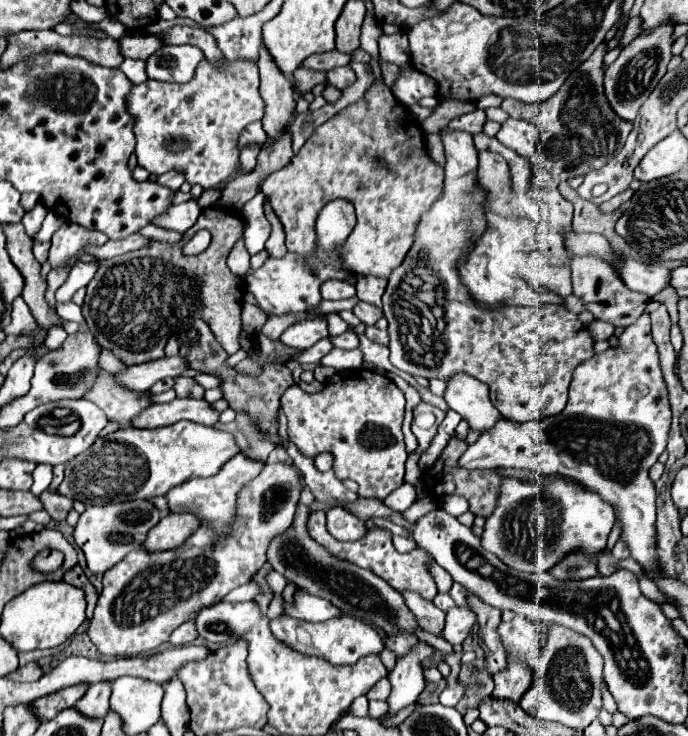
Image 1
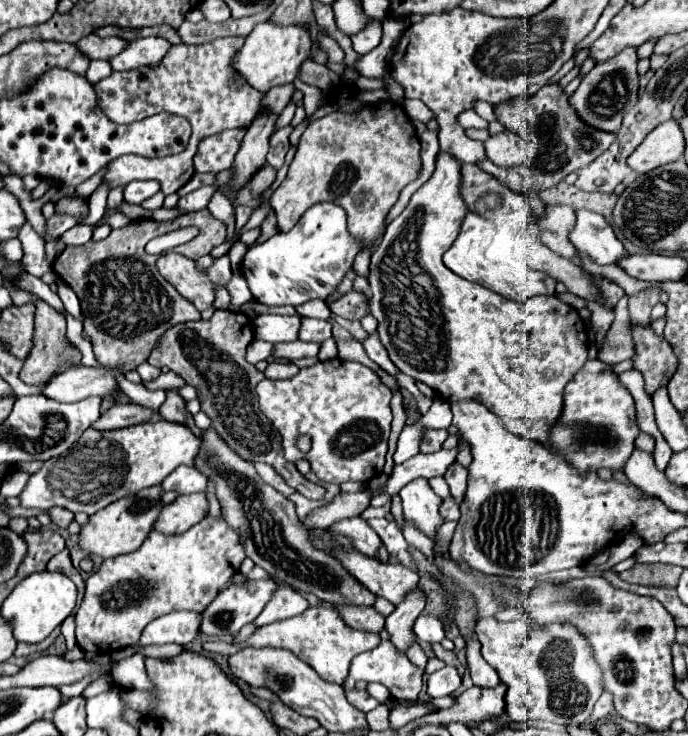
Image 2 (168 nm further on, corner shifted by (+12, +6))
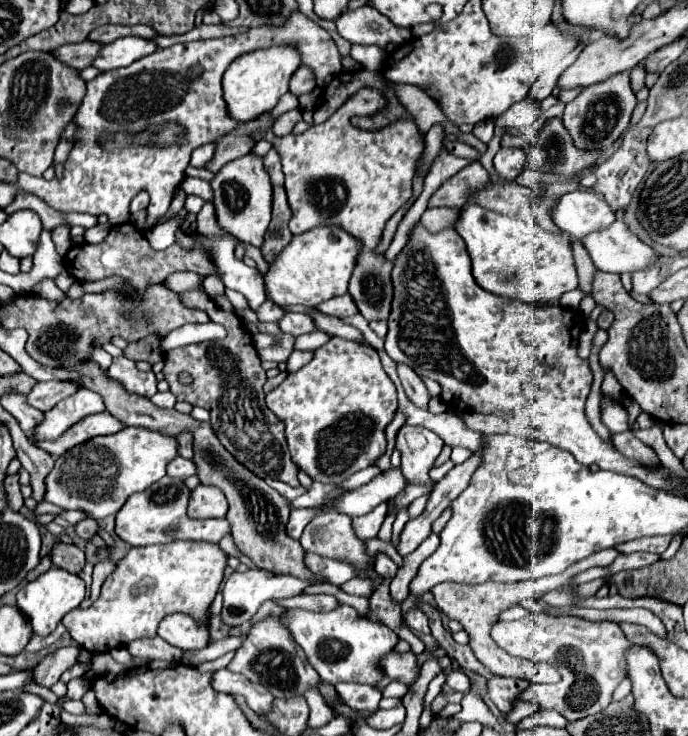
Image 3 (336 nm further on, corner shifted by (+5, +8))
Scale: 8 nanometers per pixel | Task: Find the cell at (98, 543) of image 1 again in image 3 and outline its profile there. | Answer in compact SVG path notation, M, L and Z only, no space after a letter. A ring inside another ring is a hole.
M163 476L151 488L133 494L123 508L117 512L115 534L131 546L151 546L165 544L173 540L207 540L219 542L225 534L229 534L229 522L225 518L219 520L191 520L187 518L187 500L189 490L183 486L183 480Z

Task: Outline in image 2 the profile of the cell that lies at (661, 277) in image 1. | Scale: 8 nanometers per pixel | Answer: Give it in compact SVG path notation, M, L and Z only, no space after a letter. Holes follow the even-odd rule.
M576 210L576 222L568 234L568 240L576 250L588 254L596 264L602 266L616 264L628 256L606 218L592 210Z

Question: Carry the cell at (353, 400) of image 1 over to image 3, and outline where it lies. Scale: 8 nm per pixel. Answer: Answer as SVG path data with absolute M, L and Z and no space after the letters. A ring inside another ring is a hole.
M331 338L325 346L315 350L315 358L297 372L291 372L265 400L271 412L285 422L285 436L293 462L323 484L341 484L351 474L373 466L379 456L385 454L385 428L399 408L395 384L385 374L377 352L367 344L355 344L343 338Z

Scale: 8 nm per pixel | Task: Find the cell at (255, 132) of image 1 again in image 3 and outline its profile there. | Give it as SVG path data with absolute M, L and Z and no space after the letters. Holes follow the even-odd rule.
M215 142L197 148L195 154L191 154L191 166L195 166L195 168L207 168L207 164L209 164L209 162L213 160L213 156L215 156L215 148L217 148Z

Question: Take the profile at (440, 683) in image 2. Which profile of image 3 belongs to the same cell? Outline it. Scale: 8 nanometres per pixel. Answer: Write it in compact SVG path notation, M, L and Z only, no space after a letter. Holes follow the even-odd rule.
M449 668L449 670L445 670L445 674L447 674L447 682L445 682L445 684L447 684L451 690L455 690L455 692L467 692L469 680L467 680L467 674L465 674L465 672Z

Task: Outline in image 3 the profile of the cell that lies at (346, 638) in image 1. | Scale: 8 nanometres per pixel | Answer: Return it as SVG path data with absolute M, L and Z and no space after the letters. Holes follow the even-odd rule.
M343 604L333 612L309 612L309 610L287 610L281 616L287 624L293 640L305 650L311 666L331 686L339 682L375 684L383 678L377 662L397 644L397 634L381 622L371 622L357 614L355 608Z

